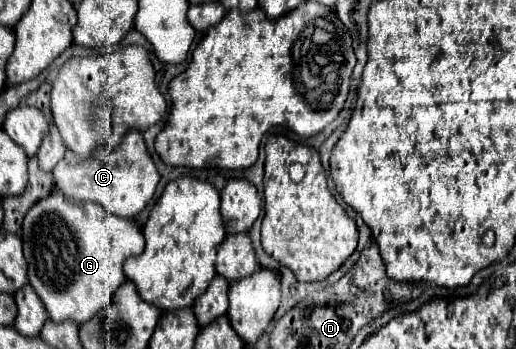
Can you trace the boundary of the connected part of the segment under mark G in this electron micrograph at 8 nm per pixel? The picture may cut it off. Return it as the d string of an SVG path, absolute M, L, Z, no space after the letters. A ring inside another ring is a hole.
M53 191L49 197L37 201L37 205L29 209L23 221L23 253L27 259L29 283L41 297L49 319L57 323L71 319L81 325L89 321L97 311L101 311L111 301L117 287L125 283L123 261L141 253L143 247L145 239L141 227L135 221L113 217L113 213L105 213L105 209L101 209L97 203L77 203L63 197L59 191Z

